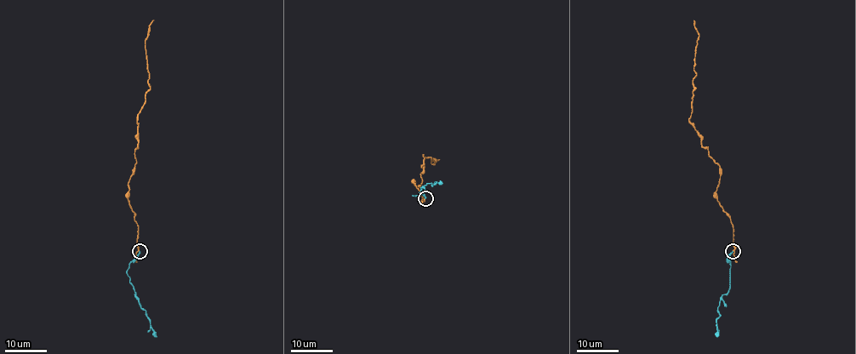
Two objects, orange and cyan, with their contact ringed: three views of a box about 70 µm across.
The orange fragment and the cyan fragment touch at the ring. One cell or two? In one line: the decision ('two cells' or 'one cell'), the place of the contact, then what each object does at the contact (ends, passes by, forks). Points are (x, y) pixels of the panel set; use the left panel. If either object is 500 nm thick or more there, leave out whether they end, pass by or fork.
one cell; place (139, 251); orange passes by; cyan ends

